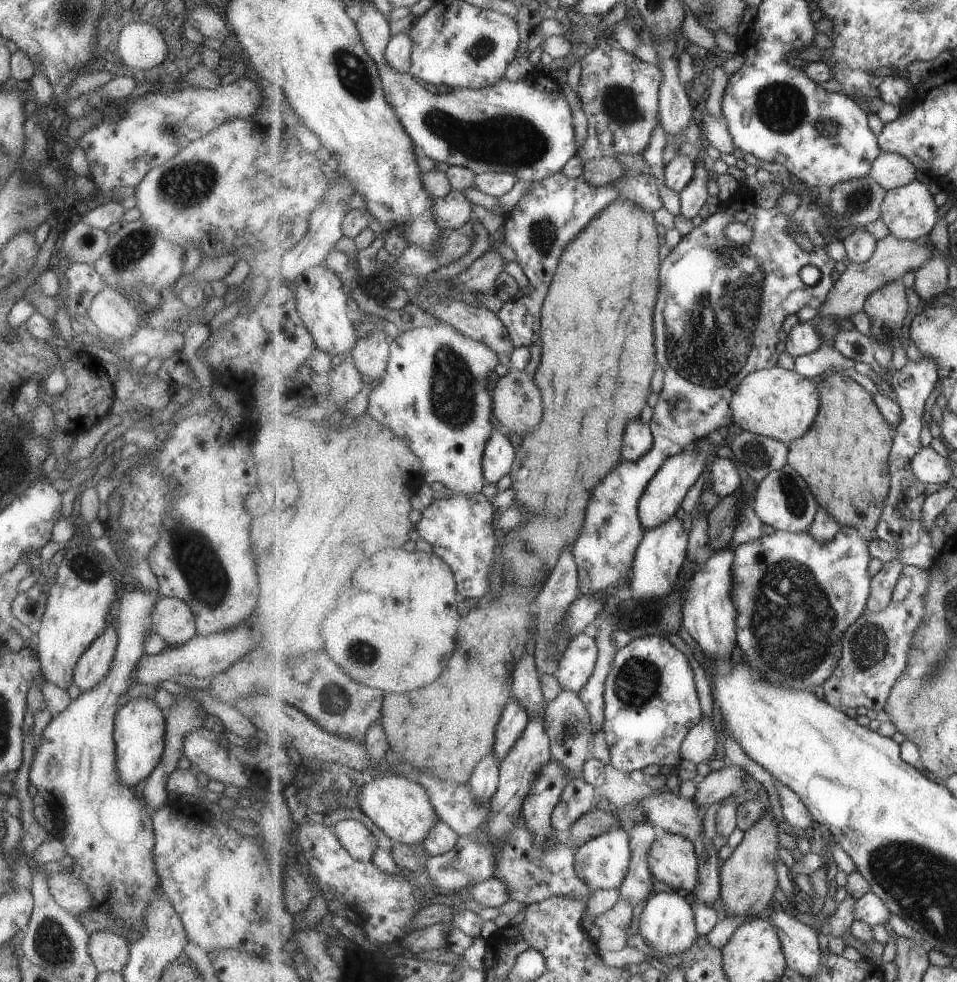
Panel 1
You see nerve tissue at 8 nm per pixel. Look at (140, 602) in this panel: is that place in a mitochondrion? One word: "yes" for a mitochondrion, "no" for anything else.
no

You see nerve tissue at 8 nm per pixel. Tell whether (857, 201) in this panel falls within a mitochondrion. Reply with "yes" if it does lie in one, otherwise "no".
yes

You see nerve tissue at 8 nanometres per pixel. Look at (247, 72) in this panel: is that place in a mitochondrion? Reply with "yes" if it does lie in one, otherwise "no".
no

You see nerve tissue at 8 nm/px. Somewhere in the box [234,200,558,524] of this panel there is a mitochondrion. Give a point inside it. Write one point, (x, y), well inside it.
(452, 397)

